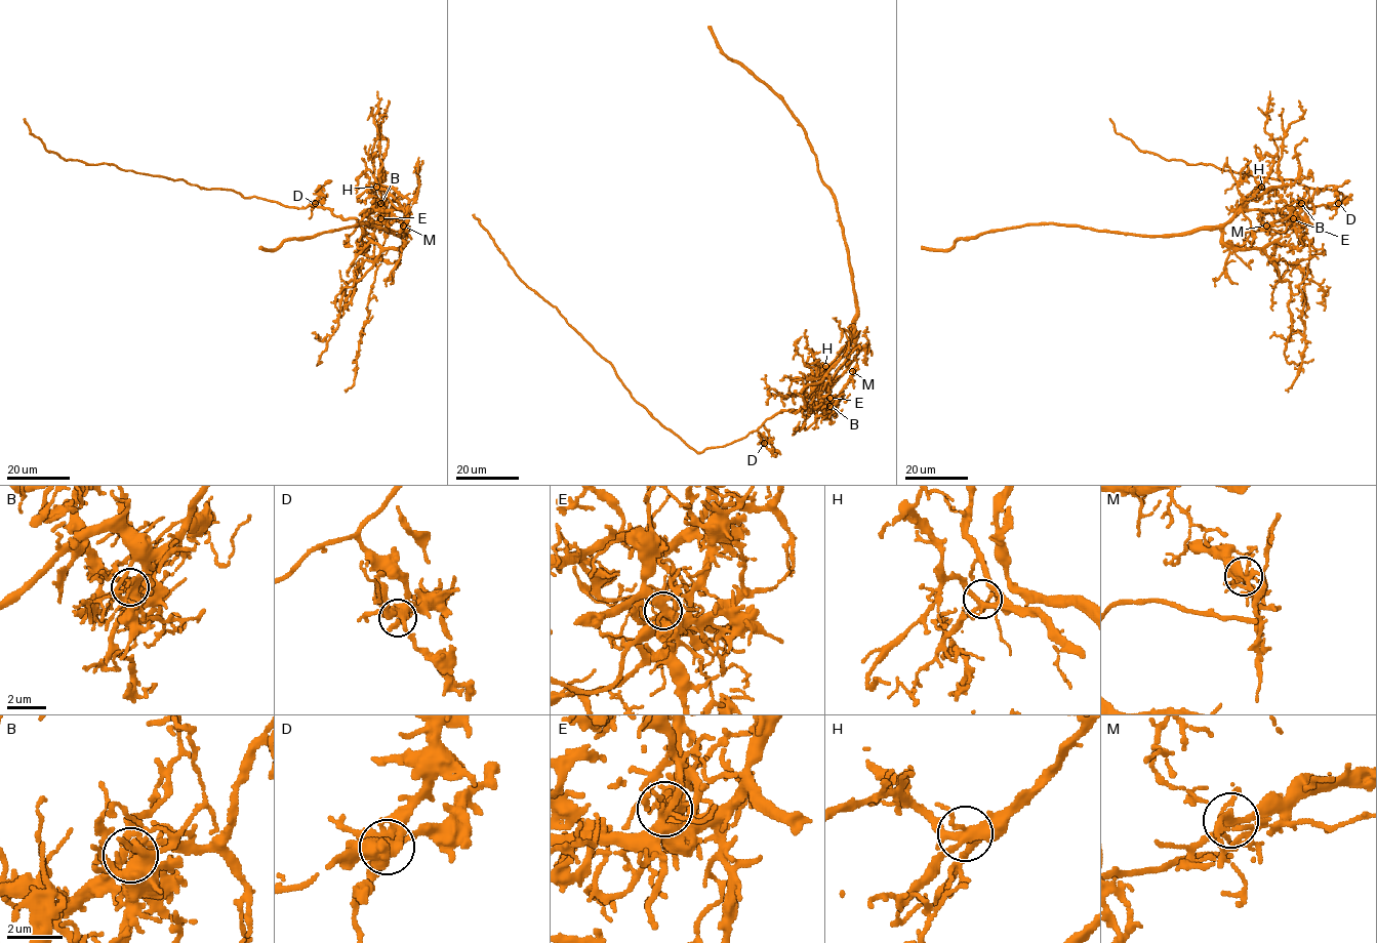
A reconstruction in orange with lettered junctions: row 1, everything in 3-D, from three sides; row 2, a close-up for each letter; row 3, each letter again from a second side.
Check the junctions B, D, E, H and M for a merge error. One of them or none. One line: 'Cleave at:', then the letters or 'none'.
Cleave at: B

